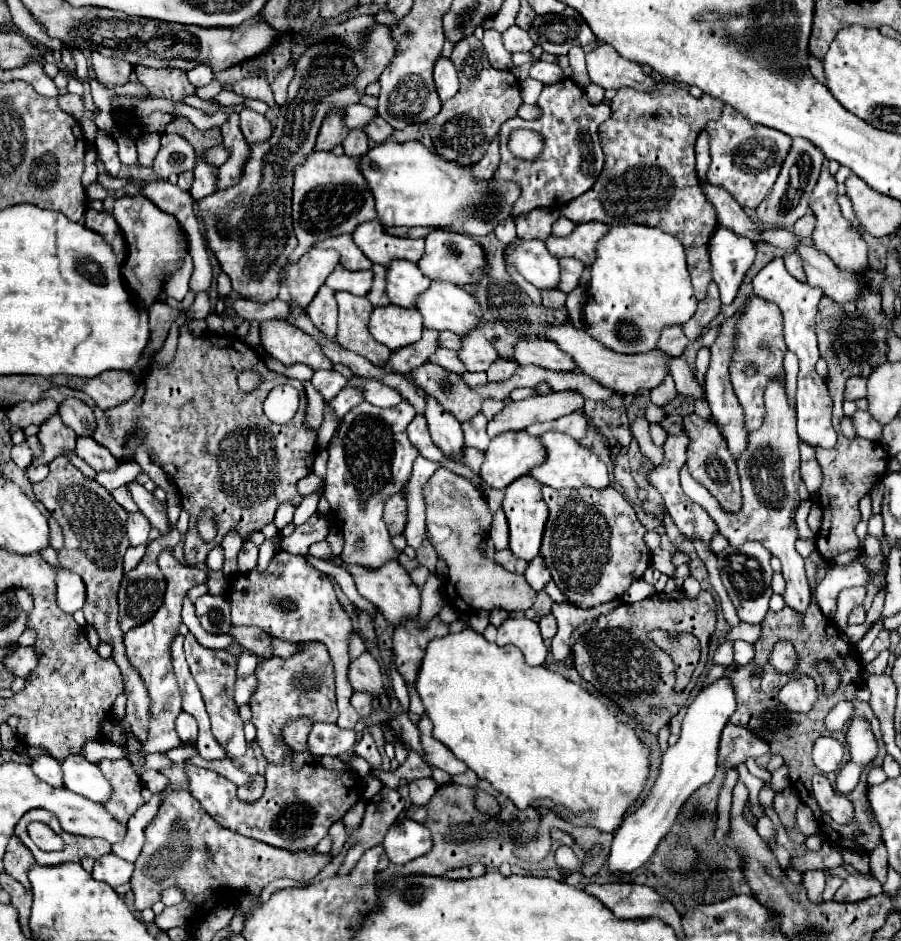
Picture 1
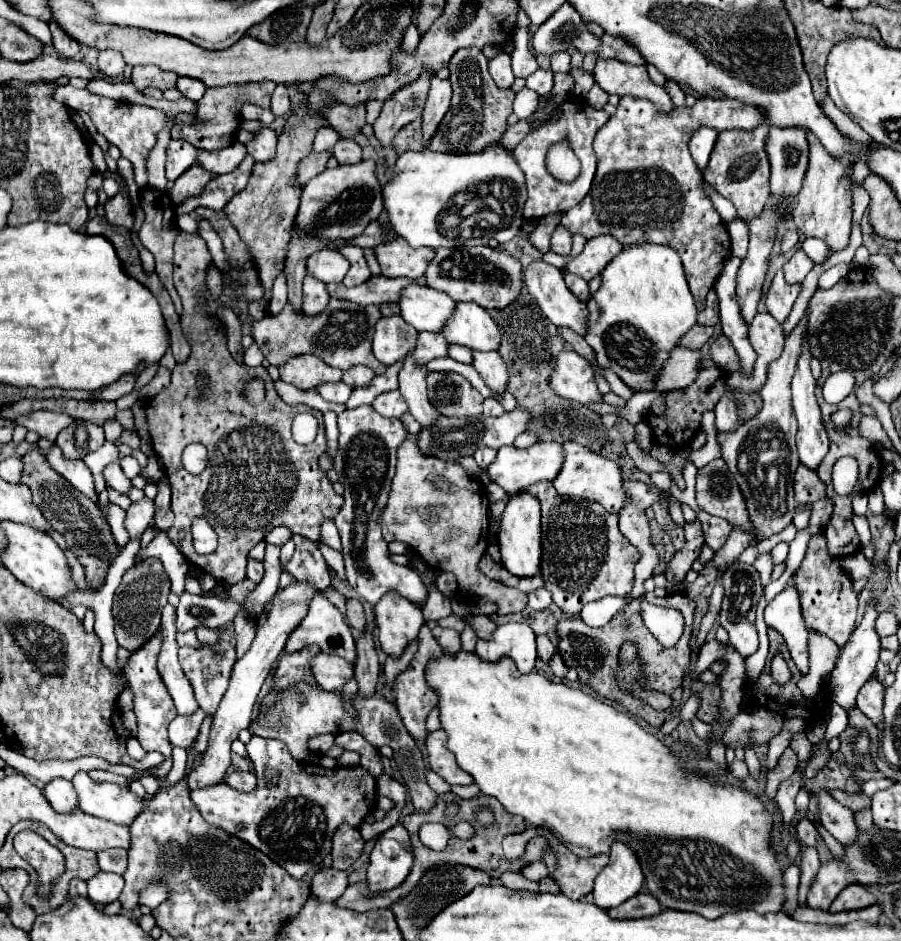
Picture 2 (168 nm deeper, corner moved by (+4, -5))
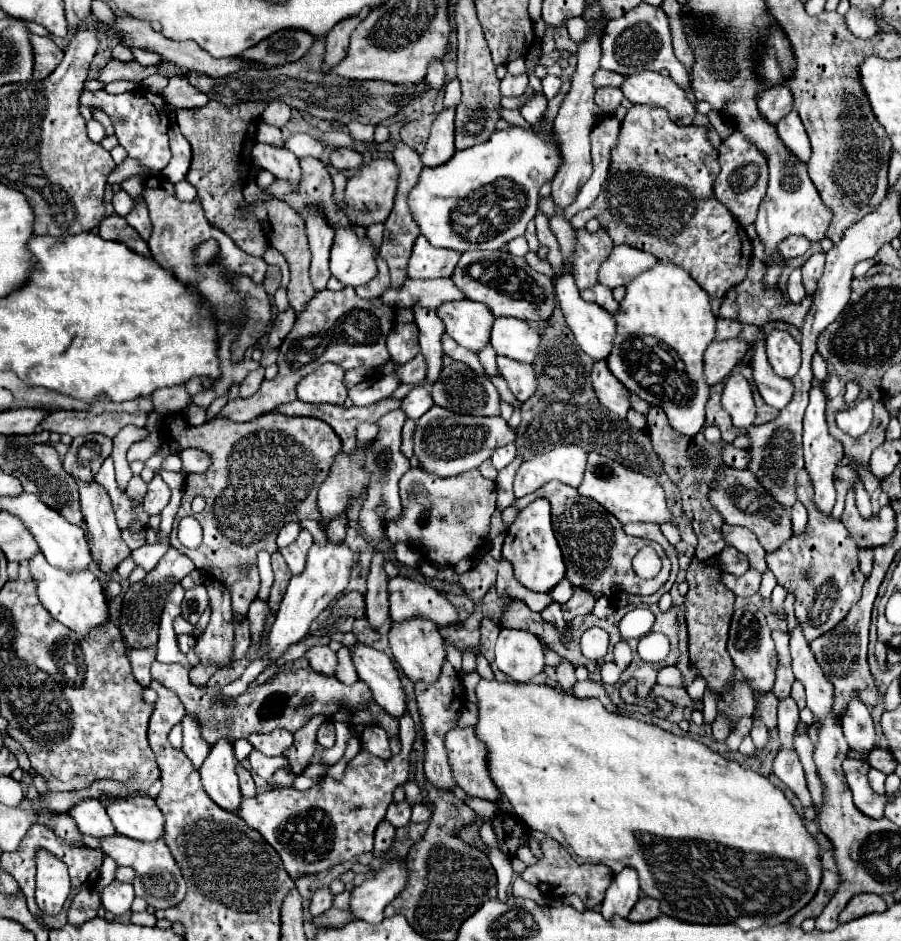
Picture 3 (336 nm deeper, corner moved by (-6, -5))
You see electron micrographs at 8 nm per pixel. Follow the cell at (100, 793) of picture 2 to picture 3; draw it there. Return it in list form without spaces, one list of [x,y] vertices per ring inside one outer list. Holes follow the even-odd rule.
[[[148,795],[108,799],[106,813],[120,835],[140,841],[154,841],[162,837],[162,811]]]

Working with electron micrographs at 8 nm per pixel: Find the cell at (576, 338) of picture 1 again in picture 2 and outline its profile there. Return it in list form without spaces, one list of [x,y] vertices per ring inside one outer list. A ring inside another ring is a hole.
[[[676,347],[670,353],[668,363],[662,369],[660,379],[656,381],[656,391],[666,393],[672,389],[684,389],[692,385],[692,379],[696,379],[698,371],[702,367],[702,353],[688,347]],[[696,363],[696,369],[694,369]]]

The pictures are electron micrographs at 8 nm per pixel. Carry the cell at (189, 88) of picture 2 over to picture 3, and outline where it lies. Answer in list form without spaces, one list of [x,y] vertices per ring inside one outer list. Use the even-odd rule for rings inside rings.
[[[182,75],[170,77],[170,83],[162,91],[162,97],[166,99],[166,103],[174,105],[176,109],[182,109],[182,107],[188,107],[188,109],[190,107],[202,107],[202,105],[206,105],[210,101],[204,93],[194,89],[190,85],[190,81],[186,77],[182,77]]]

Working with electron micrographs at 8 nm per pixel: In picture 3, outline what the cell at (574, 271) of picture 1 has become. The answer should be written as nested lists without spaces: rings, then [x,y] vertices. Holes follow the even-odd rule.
[[[594,285],[594,287],[588,287],[588,289],[582,289],[580,291],[582,299],[586,301],[592,301],[592,303],[598,303],[600,307],[604,307],[608,313],[614,313],[618,309],[618,301],[612,297],[612,291],[608,287],[602,287],[602,285]]]

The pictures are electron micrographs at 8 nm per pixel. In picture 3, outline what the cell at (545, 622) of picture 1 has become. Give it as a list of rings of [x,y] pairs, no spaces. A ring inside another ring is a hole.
[[[562,659],[562,661],[556,665],[556,677],[558,677],[558,683],[562,685],[562,689],[564,689],[564,691],[570,691],[572,683],[576,681],[572,663],[568,663],[566,659]]]

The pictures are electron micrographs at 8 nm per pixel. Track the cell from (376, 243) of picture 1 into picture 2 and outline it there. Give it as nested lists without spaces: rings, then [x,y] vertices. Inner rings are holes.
[[[396,239],[376,249],[378,263],[384,277],[410,277],[420,279],[428,267],[428,261],[434,259],[434,249],[428,247],[410,247],[408,241]]]

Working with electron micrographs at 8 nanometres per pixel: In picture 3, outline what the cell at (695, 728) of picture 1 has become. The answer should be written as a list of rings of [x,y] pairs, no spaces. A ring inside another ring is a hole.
[[[626,867],[614,875],[614,879],[606,891],[606,897],[602,901],[604,903],[602,911],[604,911],[606,919],[610,919],[612,915],[628,917],[628,913],[636,905],[638,897],[640,897],[638,873],[634,867]]]

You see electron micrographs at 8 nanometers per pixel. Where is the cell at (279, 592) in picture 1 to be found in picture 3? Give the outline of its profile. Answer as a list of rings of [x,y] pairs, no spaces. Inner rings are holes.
[[[356,641],[350,651],[358,677],[372,689],[378,705],[390,715],[400,717],[406,711],[406,699],[390,657],[386,653],[378,653],[376,649],[360,641]]]

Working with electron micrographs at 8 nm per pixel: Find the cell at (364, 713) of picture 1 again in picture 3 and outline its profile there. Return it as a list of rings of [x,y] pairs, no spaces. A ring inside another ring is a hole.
[[[380,553],[372,555],[370,575],[368,575],[368,591],[366,591],[366,619],[370,621],[372,629],[382,627],[384,621],[388,621],[388,595],[386,595],[386,571],[382,567],[384,557]]]

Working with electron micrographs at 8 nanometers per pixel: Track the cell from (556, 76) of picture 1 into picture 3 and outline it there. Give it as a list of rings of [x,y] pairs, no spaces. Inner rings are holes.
[[[546,75],[544,79],[542,79],[542,91],[544,91],[544,95],[548,97],[548,99],[552,99],[552,97],[556,97],[558,95],[558,91],[560,91],[560,77],[556,77],[556,75]]]

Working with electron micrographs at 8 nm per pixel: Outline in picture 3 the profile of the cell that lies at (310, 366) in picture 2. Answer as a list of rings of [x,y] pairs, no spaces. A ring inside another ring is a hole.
[[[326,363],[318,367],[314,373],[306,375],[296,385],[296,393],[298,399],[308,403],[342,405],[348,397],[348,389],[344,385],[344,369],[334,363]]]

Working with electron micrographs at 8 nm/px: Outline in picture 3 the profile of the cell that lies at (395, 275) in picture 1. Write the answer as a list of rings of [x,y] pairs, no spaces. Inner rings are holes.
[[[470,299],[446,301],[436,309],[436,315],[442,319],[446,333],[462,347],[478,351],[478,347],[488,345],[494,315],[486,305]]]

